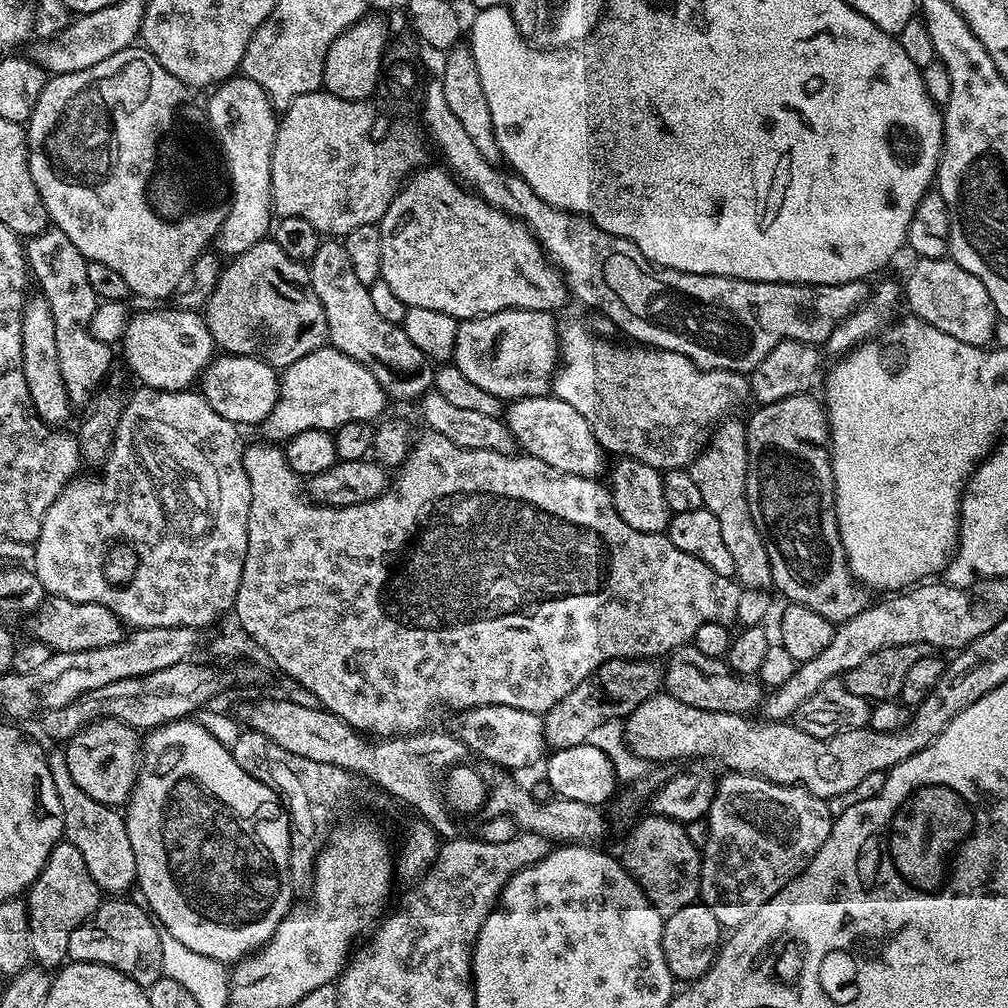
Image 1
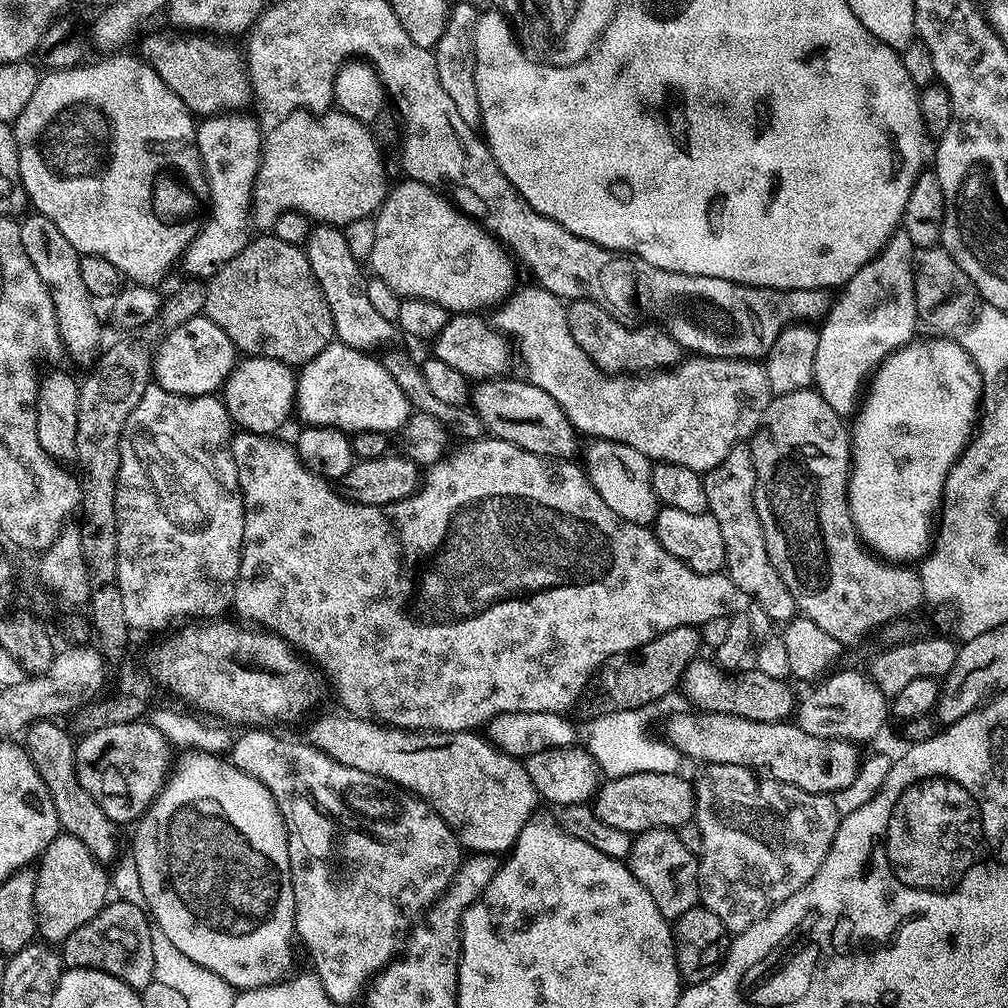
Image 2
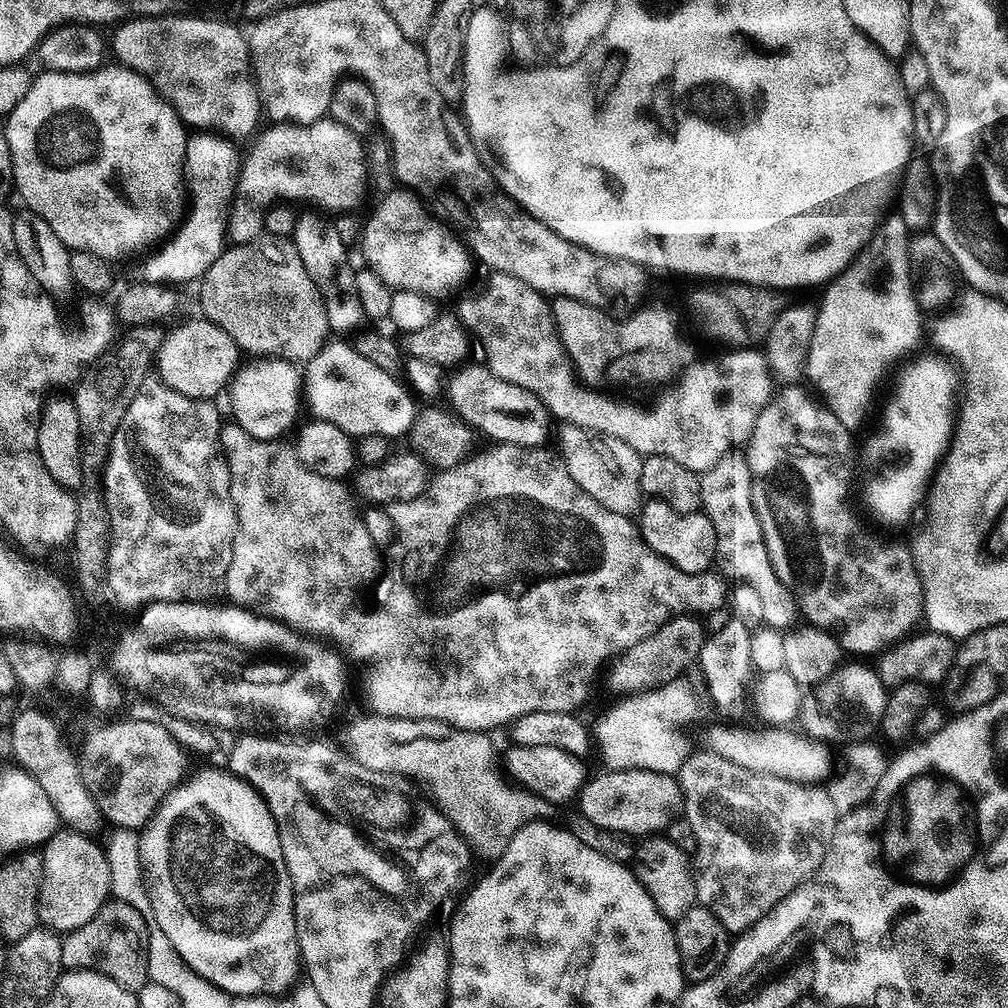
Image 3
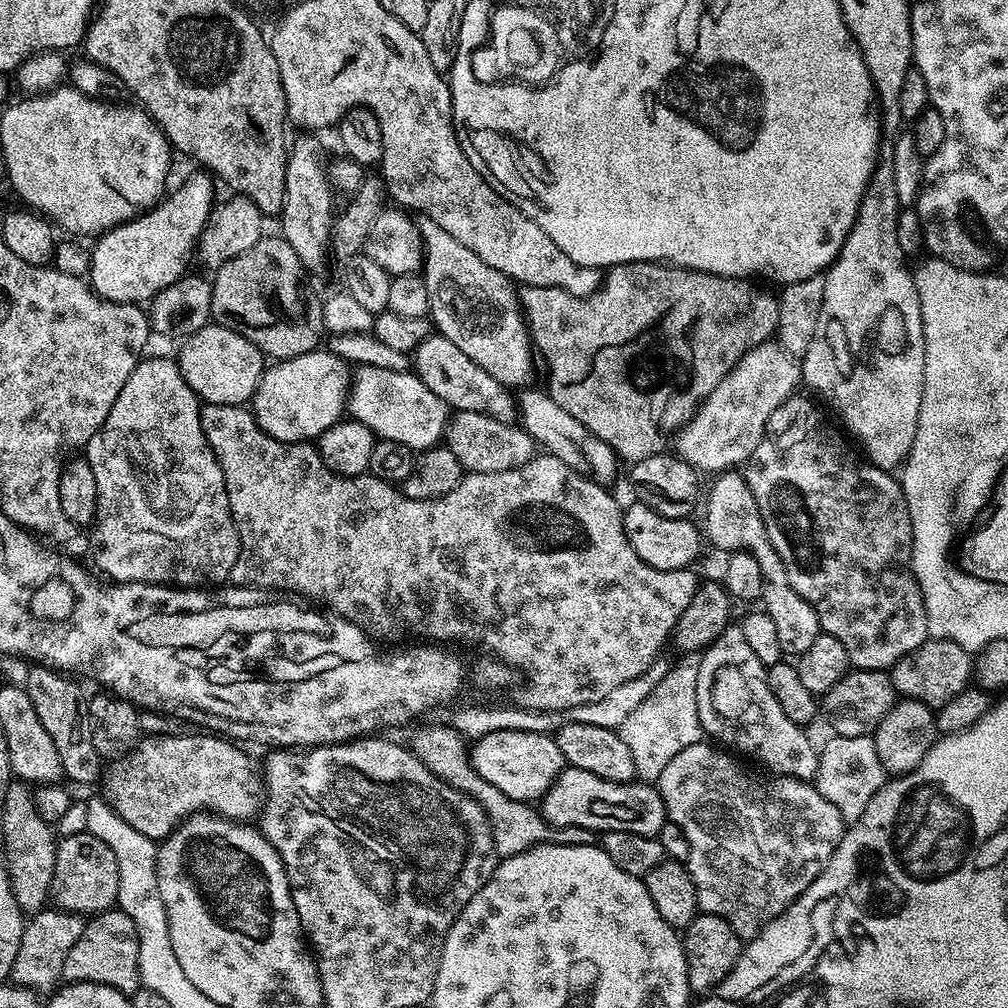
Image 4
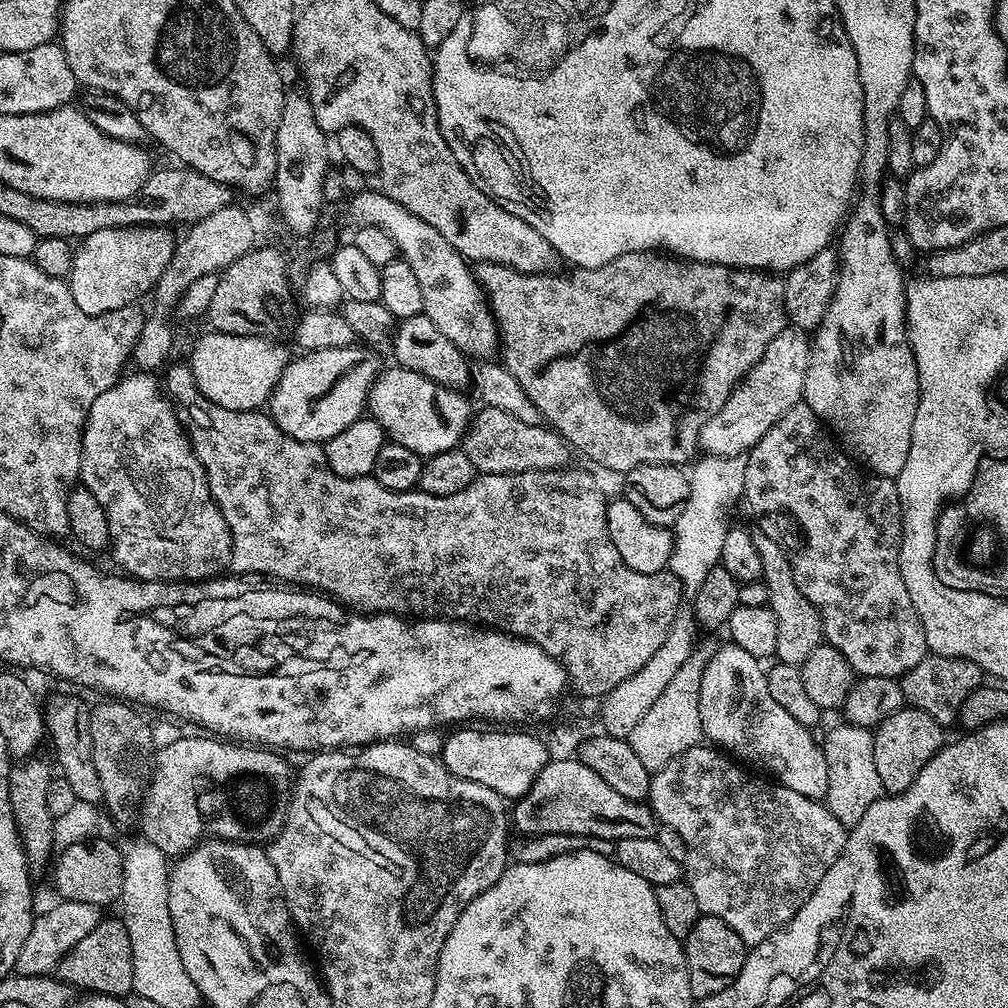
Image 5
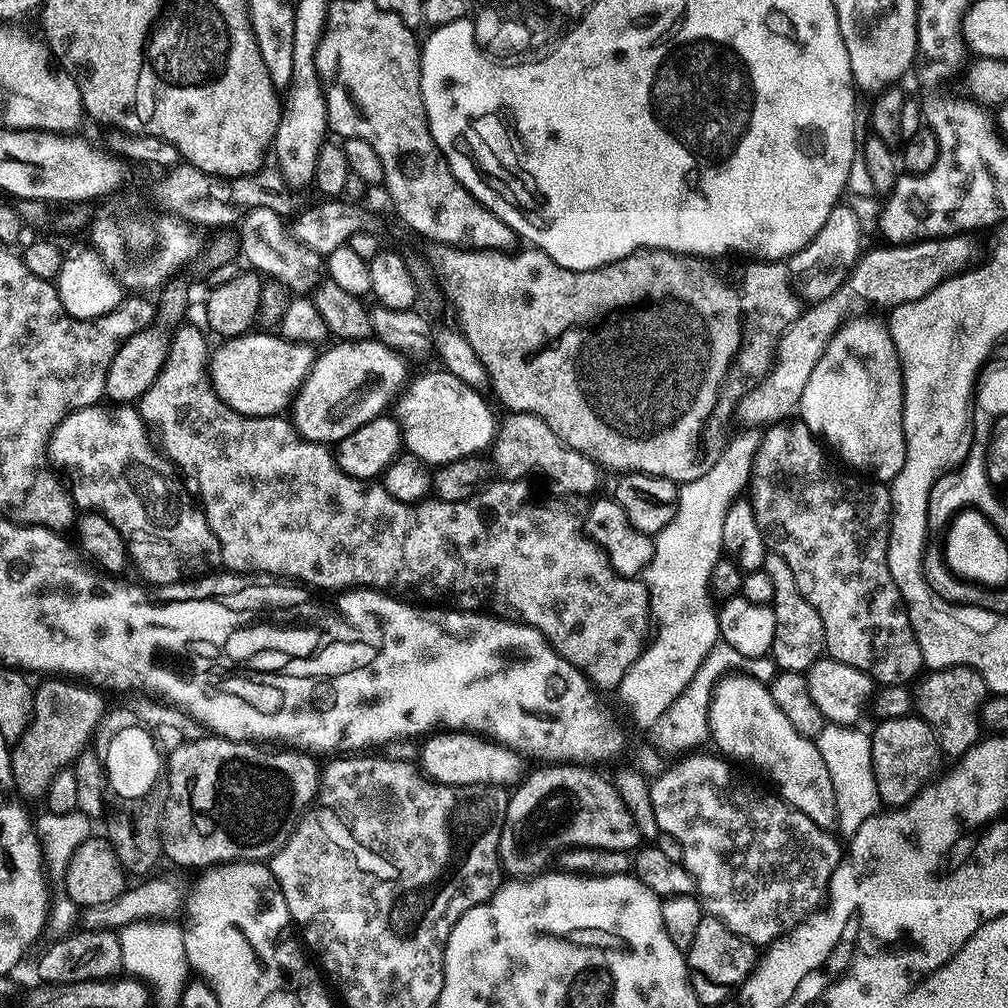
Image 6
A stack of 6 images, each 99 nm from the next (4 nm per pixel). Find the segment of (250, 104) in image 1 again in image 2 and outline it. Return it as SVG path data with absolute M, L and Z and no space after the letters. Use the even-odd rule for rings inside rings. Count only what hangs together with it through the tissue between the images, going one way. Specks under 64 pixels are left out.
M212 114L207 118L201 119L199 121L198 127L196 129L196 147L202 157L202 167L206 173L206 188L210 193L212 191L212 200L210 196L210 215L207 217L206 223L203 225L202 230L199 234L193 238L191 243L188 244L187 251L184 252L182 257L182 265L184 264L184 268L189 277L192 278L200 278L205 274L211 273L213 271L214 266L219 266L227 262L230 258L234 258L234 254L238 254L245 246L248 244L250 239L250 233L248 233L248 216L250 220L250 213L254 208L254 189L256 186L256 173L260 171L260 154L262 151L262 128L260 132L260 128L256 125L256 120L252 116L228 116L232 114Z

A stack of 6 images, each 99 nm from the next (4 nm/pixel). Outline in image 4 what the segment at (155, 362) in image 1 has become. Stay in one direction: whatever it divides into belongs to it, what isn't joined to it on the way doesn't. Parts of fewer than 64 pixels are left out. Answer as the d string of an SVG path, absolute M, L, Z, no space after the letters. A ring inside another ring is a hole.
M209 322L202 330L183 341L178 355L182 378L196 391L201 401L210 404L247 405L256 392L266 367L264 353L242 334L224 328L221 324Z

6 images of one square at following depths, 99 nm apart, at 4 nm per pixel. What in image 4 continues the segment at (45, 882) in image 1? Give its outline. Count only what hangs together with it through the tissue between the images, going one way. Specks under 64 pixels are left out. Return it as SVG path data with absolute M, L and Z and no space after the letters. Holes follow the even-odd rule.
M84 831L65 836L57 843L51 895L57 909L77 914L106 912L116 904L117 894L118 858L102 838Z

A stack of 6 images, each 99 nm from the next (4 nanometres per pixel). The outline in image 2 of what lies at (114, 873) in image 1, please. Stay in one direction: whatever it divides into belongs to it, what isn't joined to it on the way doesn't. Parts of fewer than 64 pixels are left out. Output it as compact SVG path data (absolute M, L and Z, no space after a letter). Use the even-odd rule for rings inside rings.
M51 719L37 720L29 724L23 733L22 740L28 749L28 756L46 782L52 795L54 806L58 810L61 829L67 835L86 842L90 854L96 863L111 866L120 852L121 829L106 814L102 814L102 806L82 790L76 773L76 744L67 727L59 728L59 723Z

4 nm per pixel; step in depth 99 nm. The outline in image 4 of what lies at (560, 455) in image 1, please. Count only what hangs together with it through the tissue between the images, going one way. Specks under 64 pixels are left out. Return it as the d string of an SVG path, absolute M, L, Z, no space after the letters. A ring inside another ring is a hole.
M439 334L427 336L414 353L414 372L424 385L434 390L434 394L438 394L438 398L443 404L447 404L449 409L486 414L498 422L507 424L512 424L517 419L517 397L493 376L486 374L482 366L466 358L466 354L462 354L462 350L458 350L458 346L450 342L450 338Z

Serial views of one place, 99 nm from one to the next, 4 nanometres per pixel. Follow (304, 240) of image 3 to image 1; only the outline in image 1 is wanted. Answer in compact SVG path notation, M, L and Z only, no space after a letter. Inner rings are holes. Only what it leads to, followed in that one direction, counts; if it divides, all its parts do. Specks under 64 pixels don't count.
M336 238L325 239L307 269L314 294L318 294L318 302L322 302L326 314L328 344L366 366L391 399L393 396L396 400L416 400L424 396L434 384L433 361L410 342L401 325L386 322L386 318L378 314L368 293L369 285L358 282L343 243Z

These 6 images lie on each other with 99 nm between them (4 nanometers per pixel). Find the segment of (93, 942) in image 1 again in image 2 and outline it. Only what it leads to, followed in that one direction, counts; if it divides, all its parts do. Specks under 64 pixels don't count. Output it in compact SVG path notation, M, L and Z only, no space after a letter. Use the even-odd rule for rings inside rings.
M116 900L104 905L86 926L78 926L62 945L62 964L69 968L93 968L118 978L131 988L142 990L154 979L154 946L150 938L150 916L139 903Z

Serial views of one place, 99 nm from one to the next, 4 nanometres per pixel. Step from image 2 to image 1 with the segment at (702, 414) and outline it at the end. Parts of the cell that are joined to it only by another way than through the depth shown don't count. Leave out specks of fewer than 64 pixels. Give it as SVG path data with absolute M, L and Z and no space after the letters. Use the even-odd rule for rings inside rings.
M561 319L558 324L558 331L560 333L560 363L557 367L556 375L552 377L551 391L562 402L570 402L570 406L574 406L574 410L578 410L578 414L582 414L582 418L586 418L594 438L598 438L598 442L604 447L605 453L620 452L616 454L630 460L641 460L646 462L646 466L661 470L669 468L687 469L688 465L696 459L701 447L708 443L713 429L725 418L731 417L735 413L732 411L744 399L749 399L750 380L743 372L731 372L730 370L718 370L717 368L700 368L688 356L683 356L677 352L653 350L648 346L628 346L632 348L623 348L620 344L611 344L613 342L611 339L601 338L593 334L589 329L588 333L576 320Z

